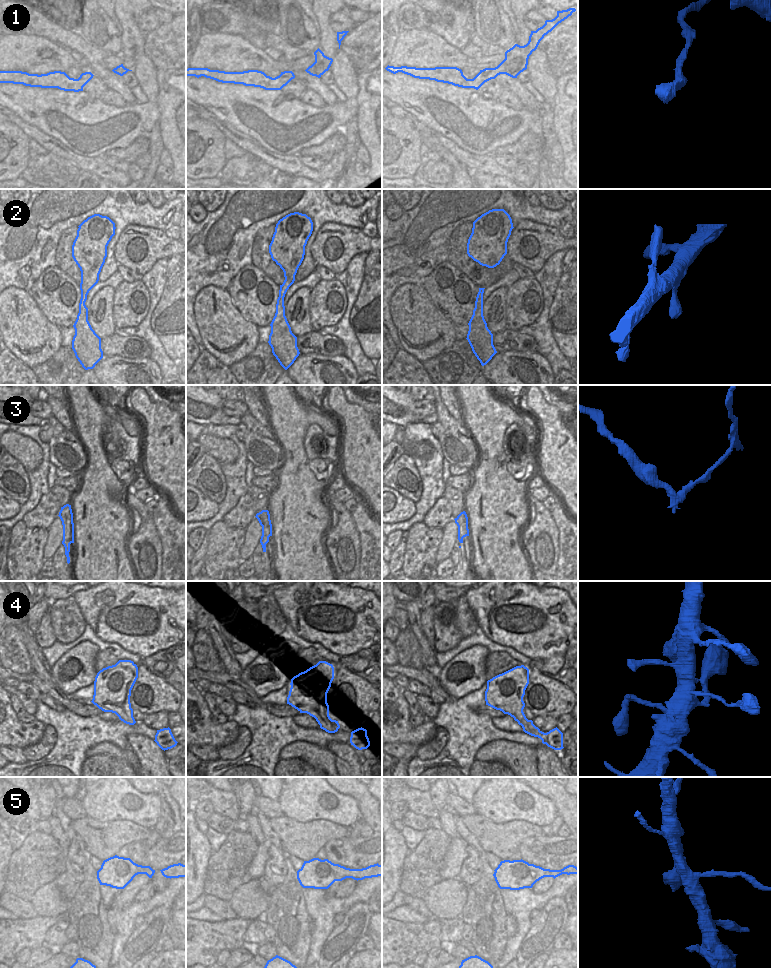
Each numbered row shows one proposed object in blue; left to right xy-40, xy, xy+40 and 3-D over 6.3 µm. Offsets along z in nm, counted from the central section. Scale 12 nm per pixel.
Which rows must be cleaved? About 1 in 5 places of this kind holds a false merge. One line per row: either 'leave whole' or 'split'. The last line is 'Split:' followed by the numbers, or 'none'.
1: leave whole
2: leave whole
3: split
4: leave whole
5: leave whole
Split: 3

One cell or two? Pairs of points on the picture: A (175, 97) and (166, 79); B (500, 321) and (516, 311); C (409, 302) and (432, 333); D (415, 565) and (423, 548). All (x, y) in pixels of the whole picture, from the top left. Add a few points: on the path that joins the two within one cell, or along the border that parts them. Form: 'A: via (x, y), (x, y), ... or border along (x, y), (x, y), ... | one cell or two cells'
A: via (175, 93), (175, 88), (170, 83) | one cell
B: border along (505, 295), (507, 328) | two cells
C: via (412, 310), (414, 315), (424, 325) | one cell
D: via (415, 561), (415, 558), (421, 552) | one cell

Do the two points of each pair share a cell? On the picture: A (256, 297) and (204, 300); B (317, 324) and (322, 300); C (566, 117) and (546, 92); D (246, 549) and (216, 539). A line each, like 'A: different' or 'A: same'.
A: different
B: same
C: different
D: different

